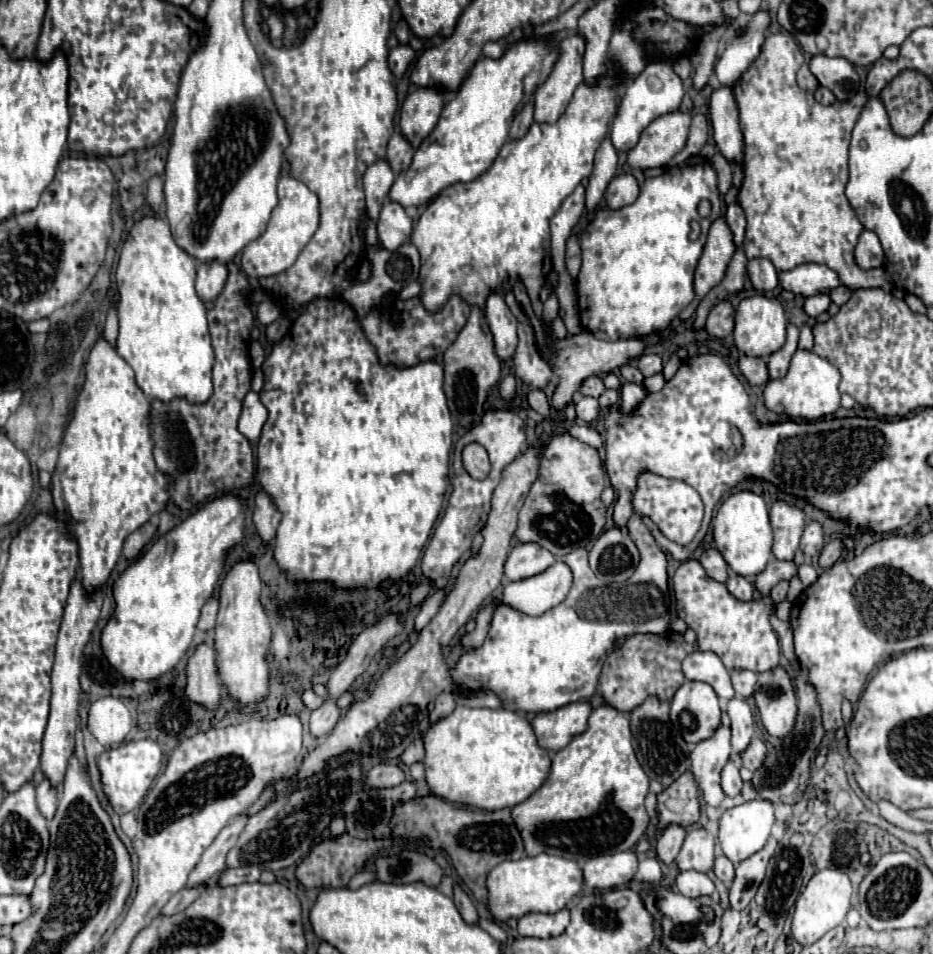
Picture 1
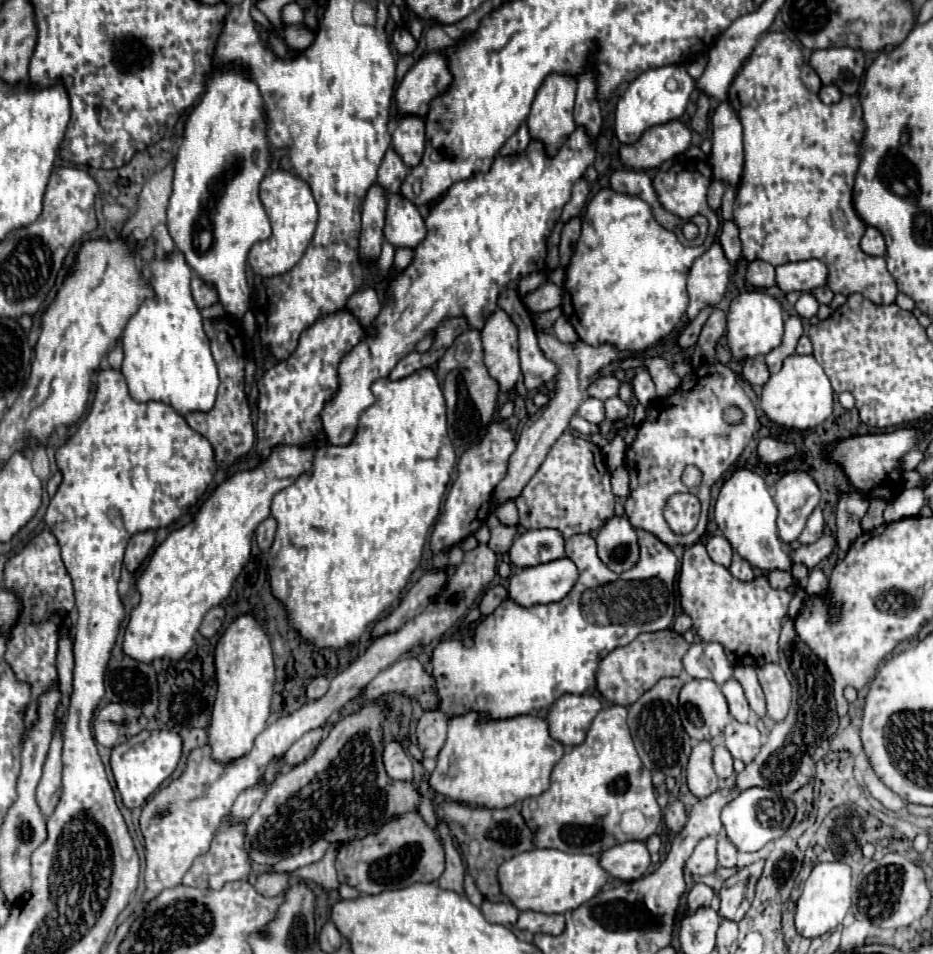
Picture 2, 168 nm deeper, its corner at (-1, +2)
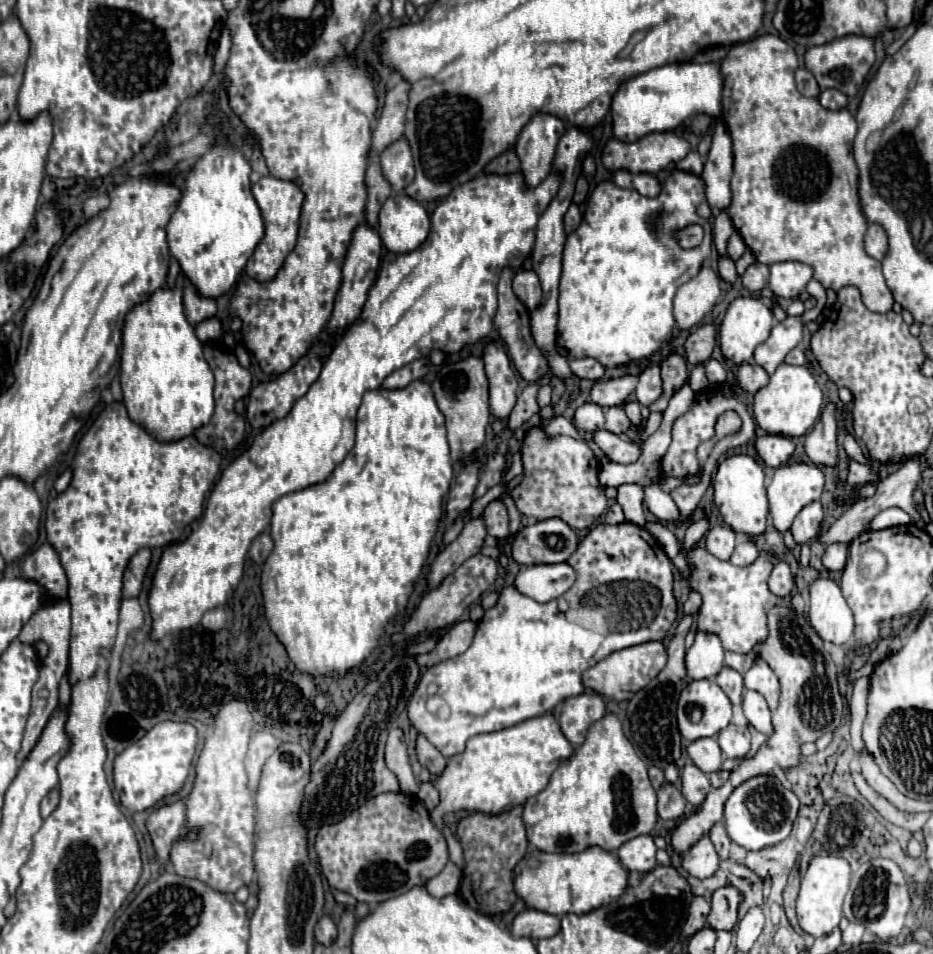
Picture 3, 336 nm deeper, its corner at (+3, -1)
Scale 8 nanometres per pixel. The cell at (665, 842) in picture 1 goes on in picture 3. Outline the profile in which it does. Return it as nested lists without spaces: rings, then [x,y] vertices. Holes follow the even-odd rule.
[[[664,784],[658,790],[658,816],[662,820],[678,820],[684,814],[684,798],[674,784]]]

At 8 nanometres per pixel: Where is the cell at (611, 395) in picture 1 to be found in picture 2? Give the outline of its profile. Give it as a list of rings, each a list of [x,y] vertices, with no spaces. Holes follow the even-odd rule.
[[[620,397],[608,399],[604,405],[606,405],[606,417],[608,417],[610,421],[622,421],[622,419],[626,419],[628,413],[630,413],[628,405],[626,405]]]

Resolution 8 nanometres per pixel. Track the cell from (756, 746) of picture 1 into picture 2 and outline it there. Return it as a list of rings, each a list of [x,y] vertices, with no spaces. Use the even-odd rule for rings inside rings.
[[[732,721],[724,729],[724,745],[734,759],[750,763],[750,759],[754,759],[762,747],[762,735],[752,723]]]

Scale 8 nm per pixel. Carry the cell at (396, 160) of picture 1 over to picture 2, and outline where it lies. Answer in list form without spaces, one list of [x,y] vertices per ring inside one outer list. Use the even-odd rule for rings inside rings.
[[[390,147],[378,169],[378,185],[384,189],[386,195],[398,193],[406,175],[408,175],[408,167],[402,163],[402,159],[396,155],[396,151]]]

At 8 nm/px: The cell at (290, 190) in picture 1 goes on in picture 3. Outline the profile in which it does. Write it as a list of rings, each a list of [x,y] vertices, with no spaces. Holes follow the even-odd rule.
[[[264,176],[256,184],[252,184],[252,194],[262,210],[266,234],[248,260],[245,273],[260,282],[266,282],[266,280],[274,278],[274,274],[278,274],[278,270],[284,266],[290,250],[294,250],[294,246],[296,246],[298,218],[302,214],[302,190],[298,190],[298,186],[294,182],[286,182],[286,180],[280,180],[274,176]]]

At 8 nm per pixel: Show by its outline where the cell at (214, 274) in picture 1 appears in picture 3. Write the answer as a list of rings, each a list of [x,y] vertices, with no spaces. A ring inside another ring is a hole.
[[[190,282],[184,284],[184,308],[186,318],[192,326],[216,314],[216,302],[212,298],[204,298],[202,294],[198,294],[198,290]]]

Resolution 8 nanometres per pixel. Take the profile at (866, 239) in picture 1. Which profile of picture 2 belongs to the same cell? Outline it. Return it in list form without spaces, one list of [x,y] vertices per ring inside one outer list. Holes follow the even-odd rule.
[[[868,227],[868,229],[866,229],[860,247],[862,247],[862,251],[868,253],[868,255],[884,255],[884,253],[886,253],[884,237],[882,237],[882,233],[880,233],[876,227]]]

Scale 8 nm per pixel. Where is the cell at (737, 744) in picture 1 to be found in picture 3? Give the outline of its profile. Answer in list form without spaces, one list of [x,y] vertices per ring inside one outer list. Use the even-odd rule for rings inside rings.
[[[724,666],[720,670],[720,674],[716,676],[716,684],[724,690],[724,694],[730,698],[730,702],[734,706],[738,706],[742,702],[742,692],[744,692],[744,678],[742,678],[742,674],[738,674],[736,670]]]

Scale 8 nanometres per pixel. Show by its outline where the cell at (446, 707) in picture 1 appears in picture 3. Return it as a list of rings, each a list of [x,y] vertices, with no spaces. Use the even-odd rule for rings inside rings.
[[[418,734],[416,738],[416,754],[418,754],[418,762],[430,770],[430,774],[438,776],[444,766],[446,766],[446,758],[428,742],[428,738],[424,734]]]

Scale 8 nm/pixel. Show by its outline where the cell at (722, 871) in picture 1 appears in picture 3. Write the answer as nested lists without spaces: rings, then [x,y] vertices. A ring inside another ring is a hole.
[[[718,822],[718,824],[710,830],[708,836],[710,836],[710,840],[712,840],[712,844],[714,844],[714,848],[716,848],[720,860],[726,860],[726,858],[728,858],[728,848],[730,848],[730,838],[728,838],[724,826]]]

